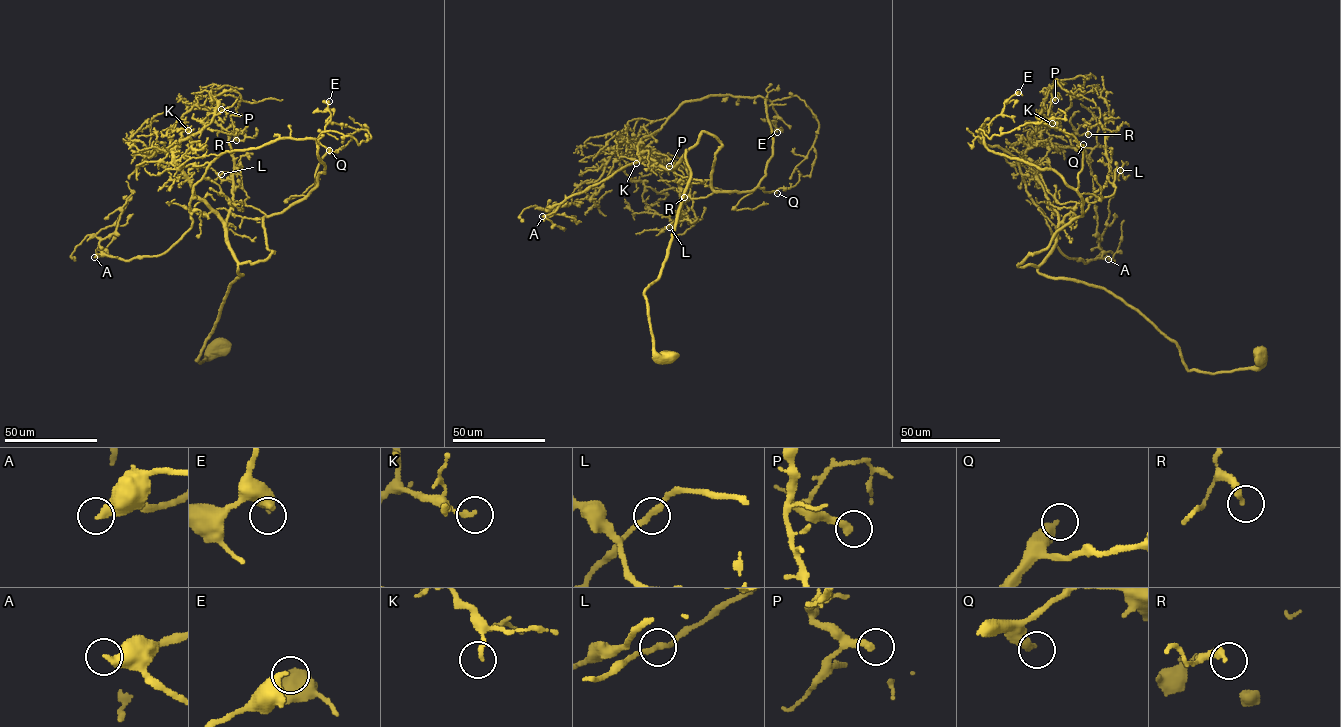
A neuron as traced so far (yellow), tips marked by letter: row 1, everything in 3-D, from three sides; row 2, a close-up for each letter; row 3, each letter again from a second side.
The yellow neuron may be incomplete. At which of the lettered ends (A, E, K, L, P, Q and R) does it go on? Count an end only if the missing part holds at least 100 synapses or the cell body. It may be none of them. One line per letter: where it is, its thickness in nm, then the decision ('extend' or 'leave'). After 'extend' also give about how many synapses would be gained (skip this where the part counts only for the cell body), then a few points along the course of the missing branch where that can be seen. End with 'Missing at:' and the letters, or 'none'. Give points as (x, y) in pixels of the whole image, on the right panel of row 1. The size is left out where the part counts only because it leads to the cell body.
A: at (1108, 259); 440 nm thick; leave
E: at (1018, 92); 320 nm thick; leave
K: at (1052, 123); 190 nm thick; leave
L: at (1120, 170); 200 nm thick; leave
P: at (1055, 100); 300 nm thick; leave
Q: at (1083, 144); 360 nm thick; extend; about 400 synapses; missing branch runs (1083, 144), (1088, 124), (1076, 114), (1080, 97), (1073, 89), (1075, 82), (1027, 88), (996, 103)
R: at (1088, 134); 260 nm thick; leave
Missing at: Q

